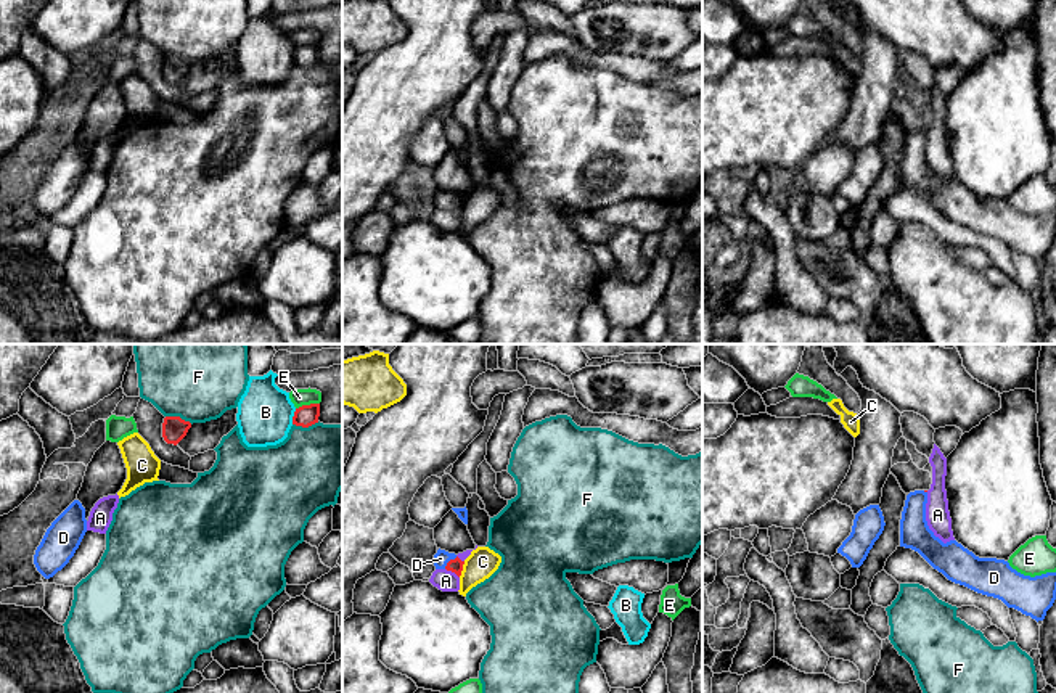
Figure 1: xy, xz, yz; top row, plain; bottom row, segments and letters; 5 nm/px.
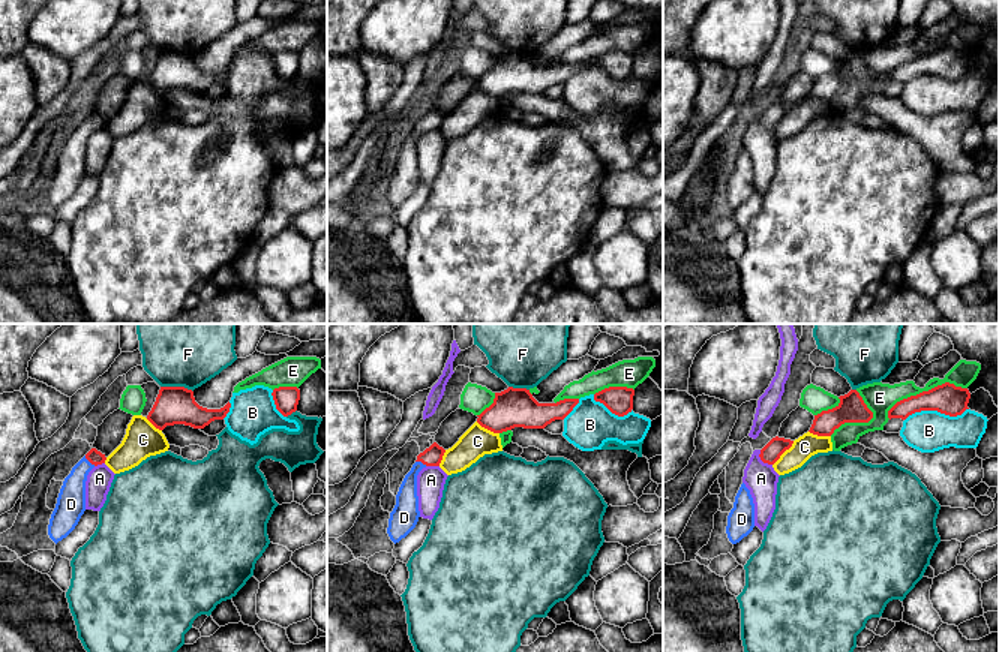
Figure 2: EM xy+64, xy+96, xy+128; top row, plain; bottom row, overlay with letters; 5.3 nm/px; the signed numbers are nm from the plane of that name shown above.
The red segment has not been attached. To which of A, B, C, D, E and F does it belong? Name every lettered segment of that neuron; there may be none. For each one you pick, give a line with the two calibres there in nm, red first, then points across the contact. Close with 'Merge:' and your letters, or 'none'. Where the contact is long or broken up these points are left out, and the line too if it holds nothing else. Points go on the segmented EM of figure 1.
D: 70 nm thick on the red side, 80 nm on the other; runs through xz (455, 565), (449, 561), (441, 558)
Merge: D

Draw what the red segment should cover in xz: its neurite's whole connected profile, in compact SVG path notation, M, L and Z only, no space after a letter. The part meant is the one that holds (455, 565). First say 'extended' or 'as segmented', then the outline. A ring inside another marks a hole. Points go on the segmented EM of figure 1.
extended | M437 550L434 555L436 569L447 569L455 572L458 577L461 576L465 561L461 561L455 553L448 553L445 550Z

